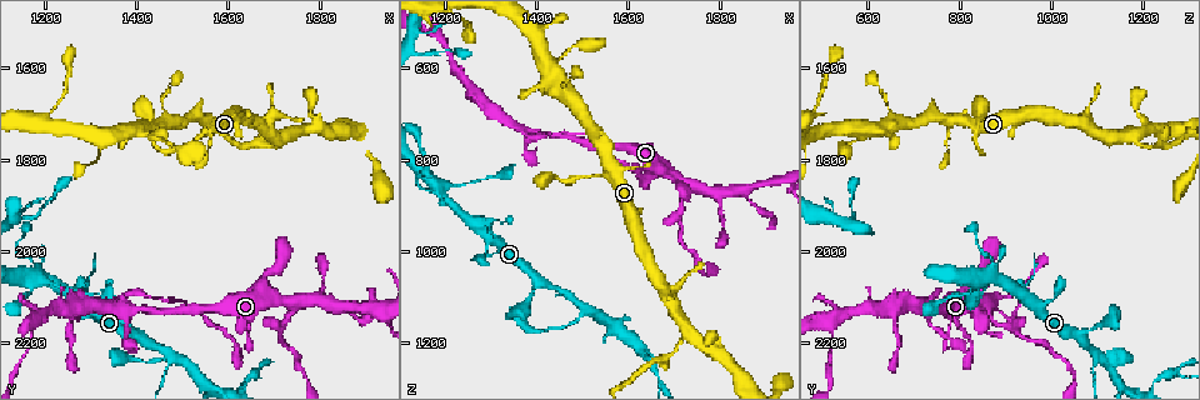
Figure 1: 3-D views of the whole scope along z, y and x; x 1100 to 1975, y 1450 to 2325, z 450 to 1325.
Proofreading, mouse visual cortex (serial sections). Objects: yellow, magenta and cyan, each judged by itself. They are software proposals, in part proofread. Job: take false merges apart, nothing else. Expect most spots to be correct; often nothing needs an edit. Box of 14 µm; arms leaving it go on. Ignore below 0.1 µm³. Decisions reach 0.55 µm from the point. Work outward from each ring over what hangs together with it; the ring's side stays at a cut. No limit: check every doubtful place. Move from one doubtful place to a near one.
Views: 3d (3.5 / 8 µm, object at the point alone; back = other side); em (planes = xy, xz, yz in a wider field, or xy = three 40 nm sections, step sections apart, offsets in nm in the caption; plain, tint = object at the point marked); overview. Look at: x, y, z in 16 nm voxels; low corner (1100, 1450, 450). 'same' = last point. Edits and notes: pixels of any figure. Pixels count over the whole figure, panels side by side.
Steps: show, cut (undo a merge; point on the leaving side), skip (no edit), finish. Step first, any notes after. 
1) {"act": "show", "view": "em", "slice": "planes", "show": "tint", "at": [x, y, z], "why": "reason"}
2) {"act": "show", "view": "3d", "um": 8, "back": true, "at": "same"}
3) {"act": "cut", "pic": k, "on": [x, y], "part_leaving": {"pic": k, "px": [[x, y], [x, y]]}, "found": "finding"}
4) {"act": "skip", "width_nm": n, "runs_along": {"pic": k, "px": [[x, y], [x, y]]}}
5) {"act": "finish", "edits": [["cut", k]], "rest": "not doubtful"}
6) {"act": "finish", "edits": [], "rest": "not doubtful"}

{"act": "show", "view": "3d", "um": 3.5, "at": [1535, 2130, 770]}

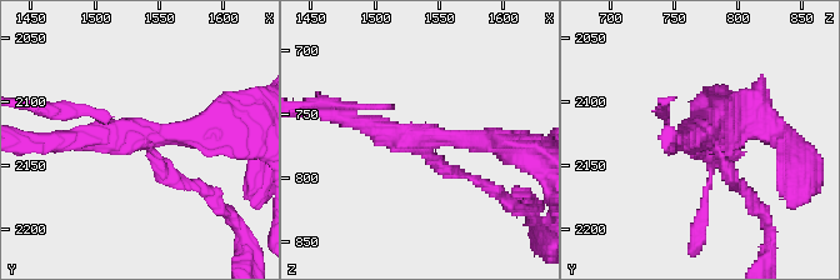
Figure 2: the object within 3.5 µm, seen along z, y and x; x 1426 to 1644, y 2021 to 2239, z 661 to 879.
{"act": "show", "view": "em", "slice": "xy", "step": 5, "show": "tint", "at": [1540, 2128, 768], "arms": 3, "arm_widths_nm": [150, 300, 300]}

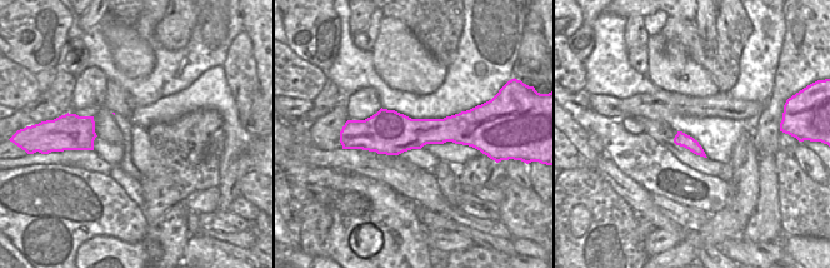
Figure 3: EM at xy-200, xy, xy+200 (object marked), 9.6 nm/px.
{"act": "show", "view": "em", "slice": "planes", "show": "tint", "at": "same"}

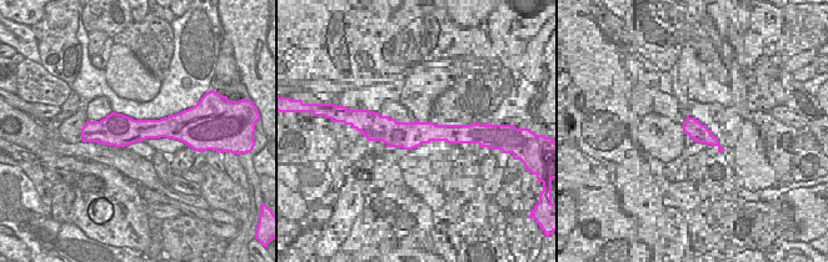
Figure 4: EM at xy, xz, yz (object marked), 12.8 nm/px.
{"act": "skip", "runs_along": {"pic": 2, "px": [[510, 144], [403, 138], [345, 119]]}, "found": "all the same cell"}

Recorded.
{"act": "show", "view": "3d", "um": 8, "at": [1740, 2110, 855], "why": "a fork"}

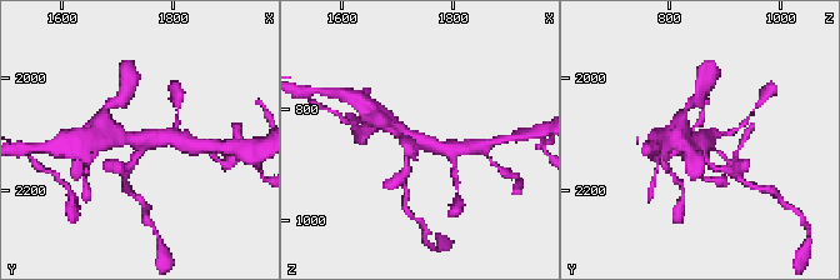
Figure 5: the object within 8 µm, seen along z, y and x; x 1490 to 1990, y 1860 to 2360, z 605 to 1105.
{"act": "show", "view": "3d", "um": 3.5, "at": [1740, 2115, 860], "why": "zoom in"}

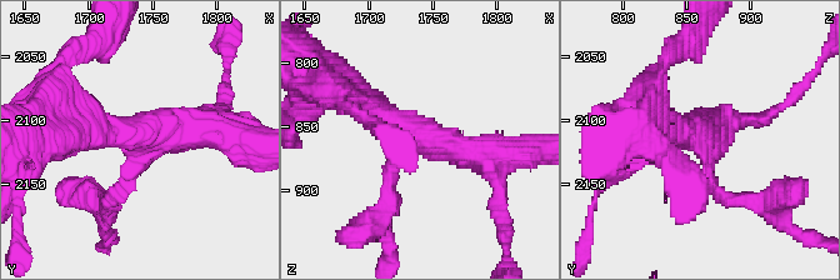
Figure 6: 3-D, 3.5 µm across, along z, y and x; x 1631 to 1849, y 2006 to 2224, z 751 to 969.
{"act": "show", "view": "em", "slice": "xy", "step": 5, "show": "tint", "at": [1738, 2112, 858], "arms": 3, "arm_widths_nm": [150, 400, 400]}

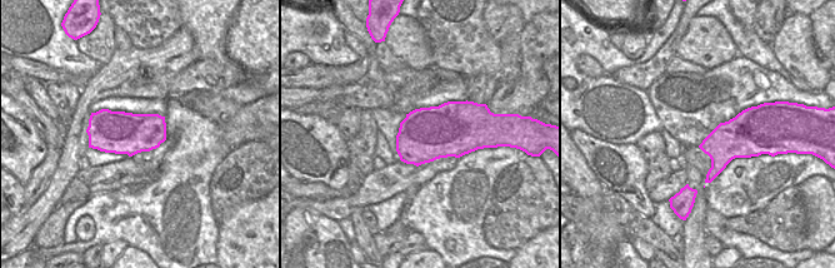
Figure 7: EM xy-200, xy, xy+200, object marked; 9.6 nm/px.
{"act": "skip", "runs_along": {"pic": 6, "px": [[348, 90], [451, 148], [505, 150]]}, "found": "continuous, no second cell"}

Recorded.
{"act": "show", "view": "3d", "um": 3.5, "at": [1540, 1740, 830], "why": "thick turns thin"}

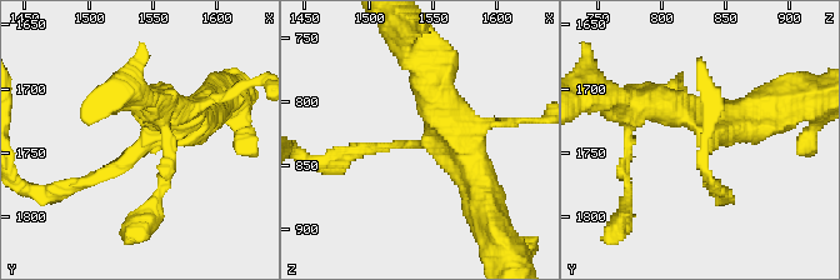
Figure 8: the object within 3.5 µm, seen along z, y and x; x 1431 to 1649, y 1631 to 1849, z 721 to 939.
{"act": "show", "view": "em", "slice": "xy", "step": 1, "show": "tint", "at": [1540, 1744, 836], "arm_widths_nm": [150, 450], "why": "need the tissue"}

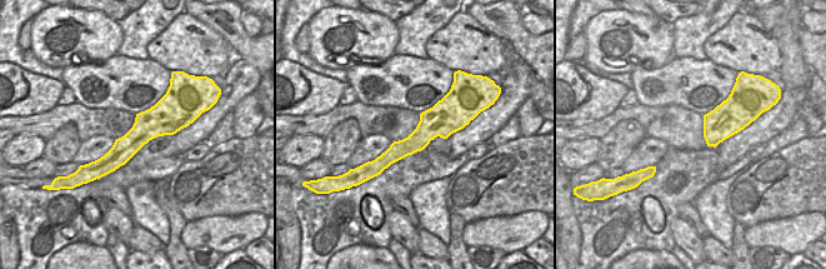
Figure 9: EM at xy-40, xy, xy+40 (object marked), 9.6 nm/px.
{"act": "skip", "runs_along": {"pic": 9, "px": [[465, 115], [437, 120], [371, 167]]}, "found": "one cell here"}

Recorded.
{"act": "show", "view": "3d", "um": 3.5, "at": [1665, 2260, 1270], "why": "two arms in line, one across"}

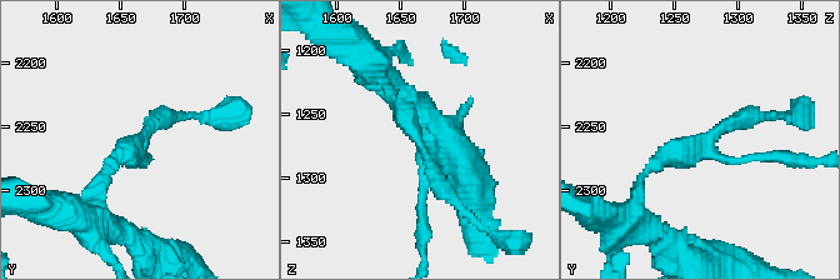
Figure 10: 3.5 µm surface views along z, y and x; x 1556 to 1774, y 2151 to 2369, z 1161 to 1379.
{"act": "show", "view": "em", "slice": "xy", "step": 3, "show": "tint", "at": [1658, 2264, 1268], "arms": 3, "arm_widths_nm": [150, 150, 200]}

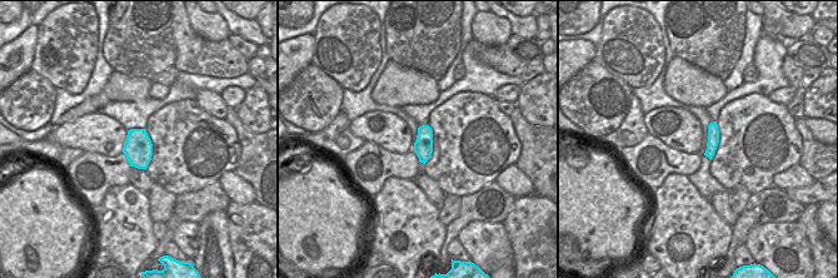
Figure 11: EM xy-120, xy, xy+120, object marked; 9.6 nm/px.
{"act": "show", "view": "em", "slice": "xy", "step": 2, "show": "tint", "at": "same"}

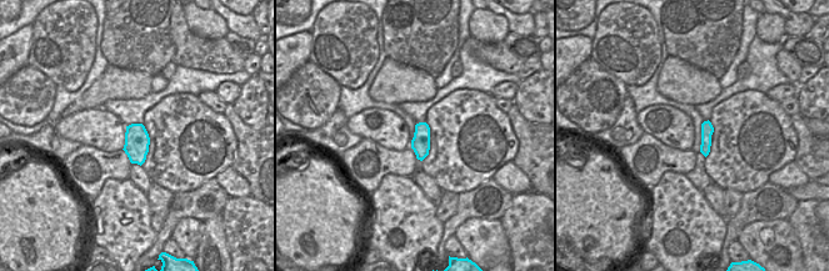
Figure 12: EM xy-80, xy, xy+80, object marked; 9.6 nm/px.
{"act": "skip", "width_nm": 190, "runs_along": {"pic": 10, "px": [[638, 188], [663, 156], [755, 115]]}, "found": "all the same cell"}

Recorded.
{"act": "finish", "edits": [], "rest": "not doubtful"}

